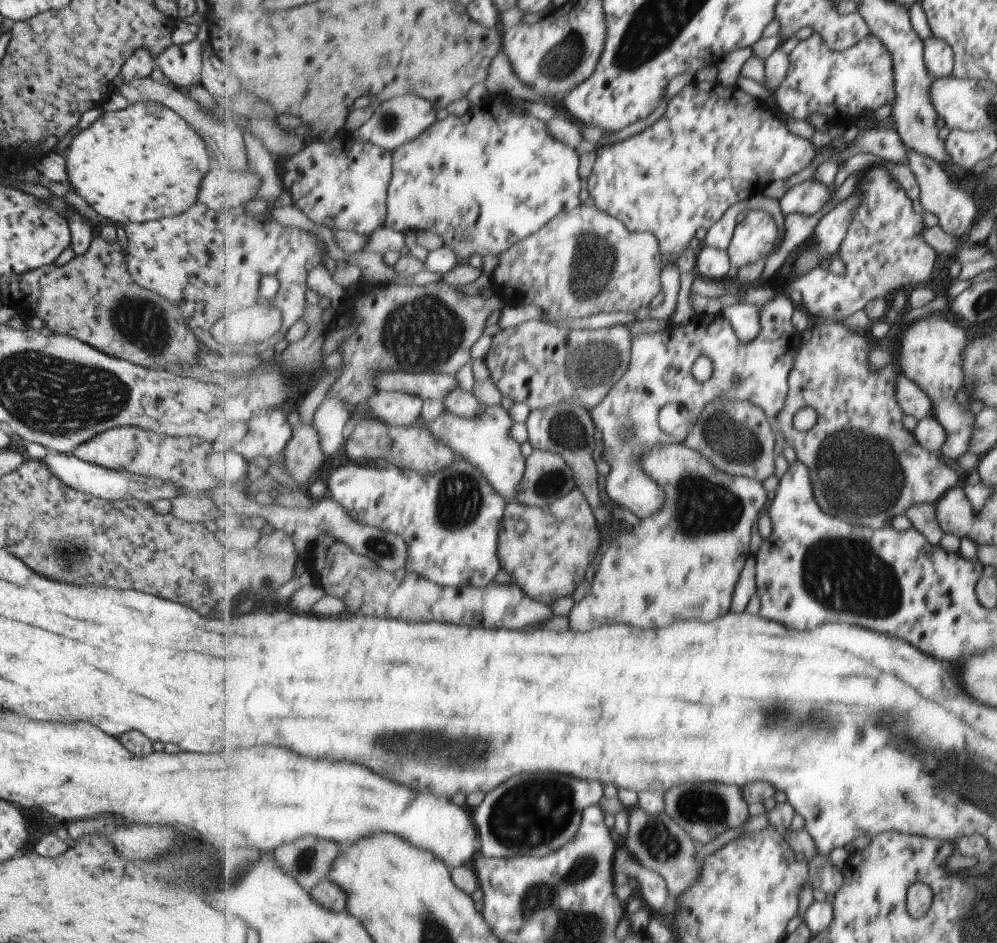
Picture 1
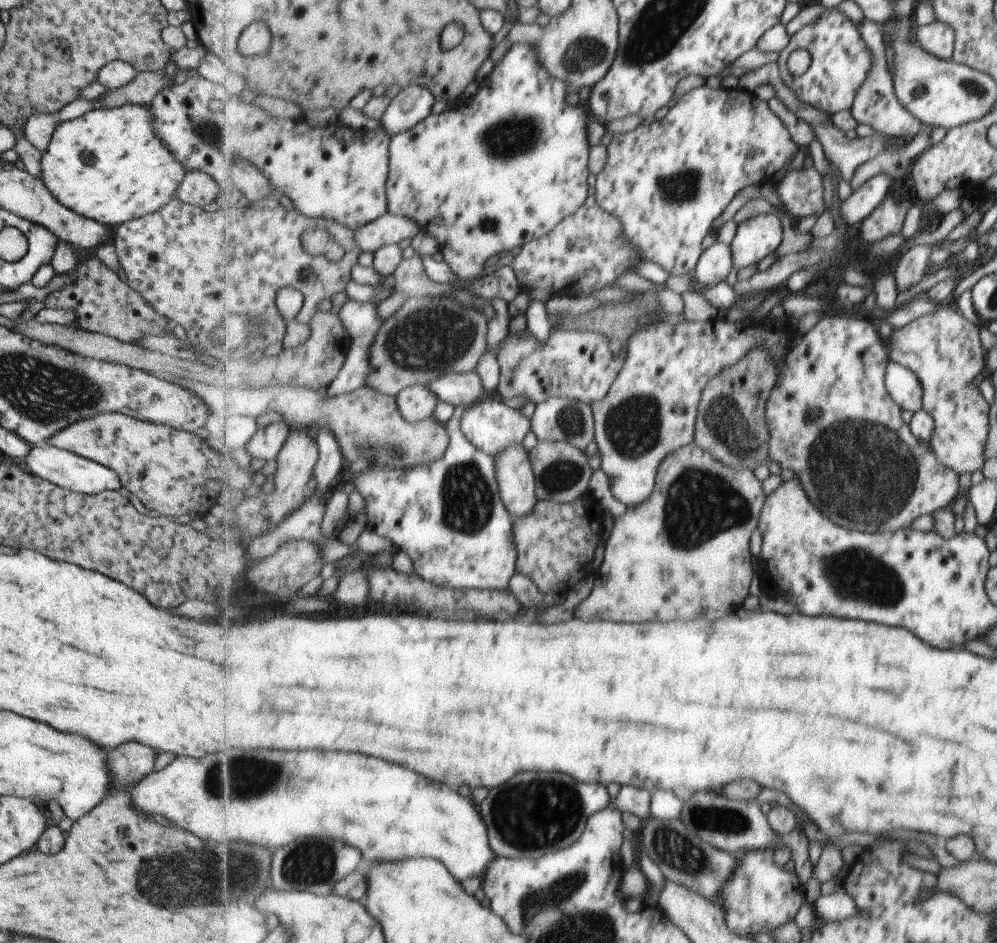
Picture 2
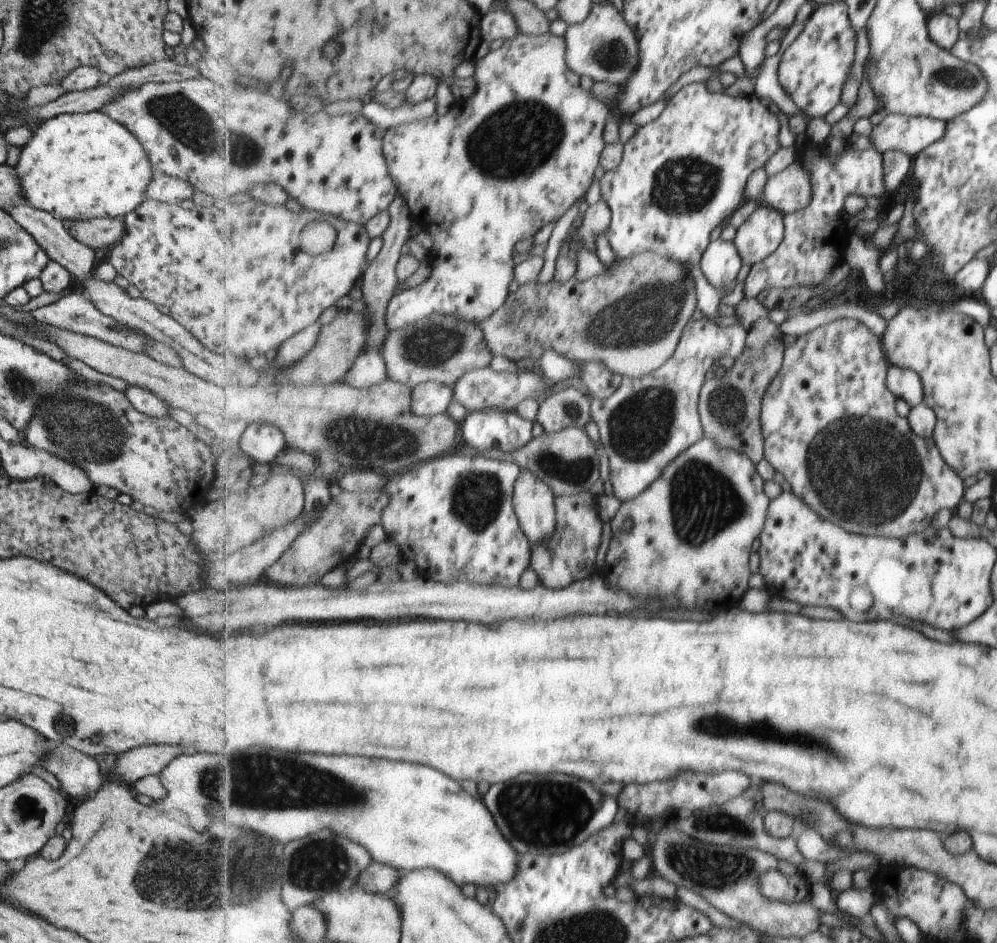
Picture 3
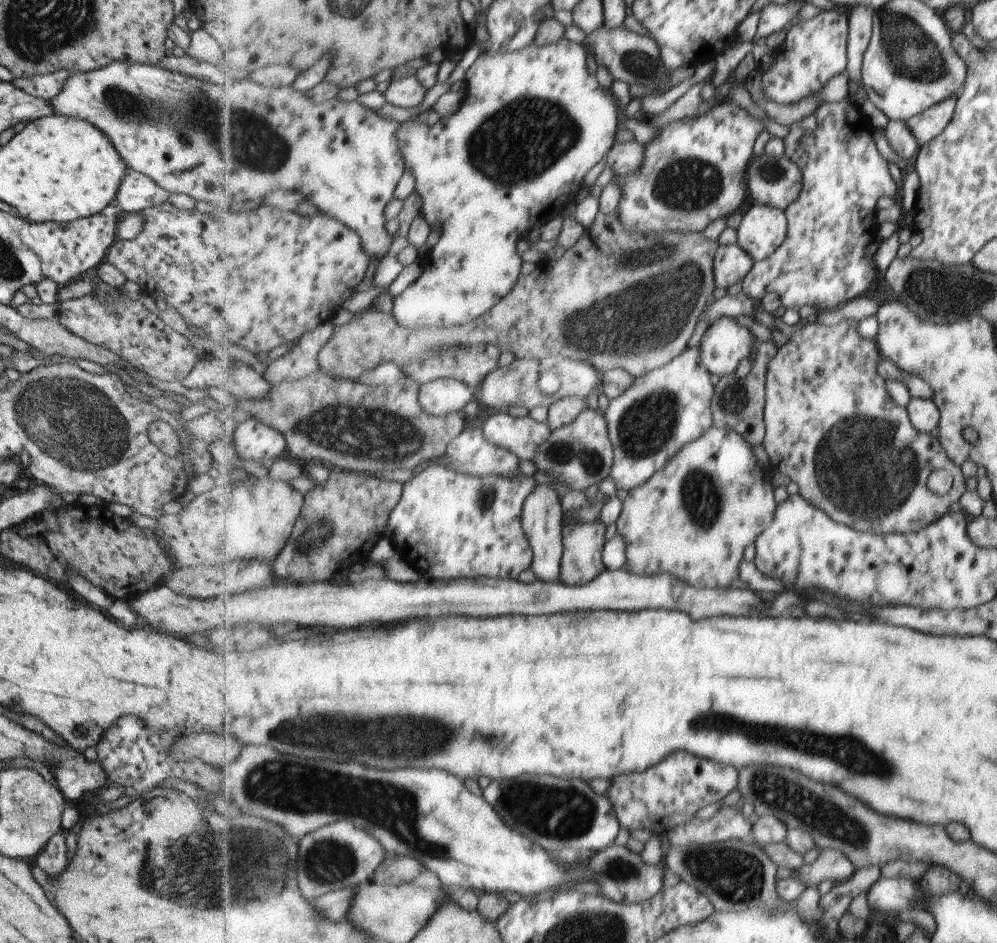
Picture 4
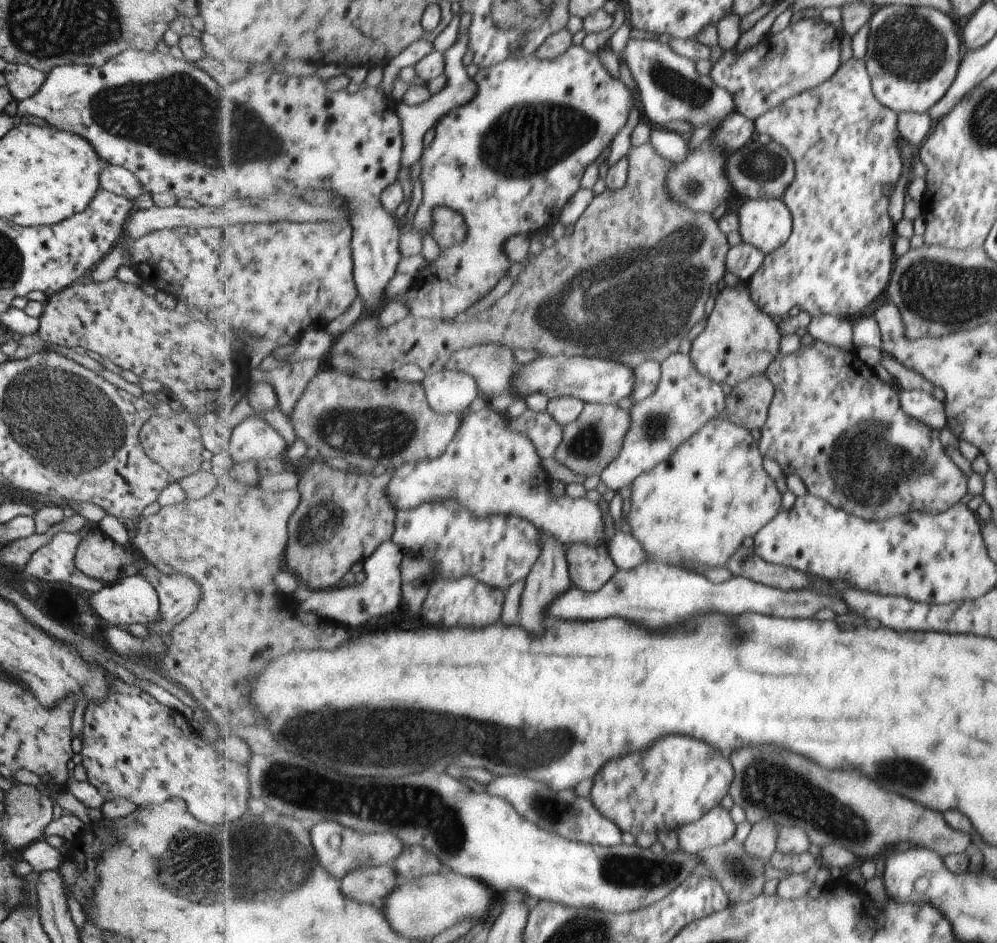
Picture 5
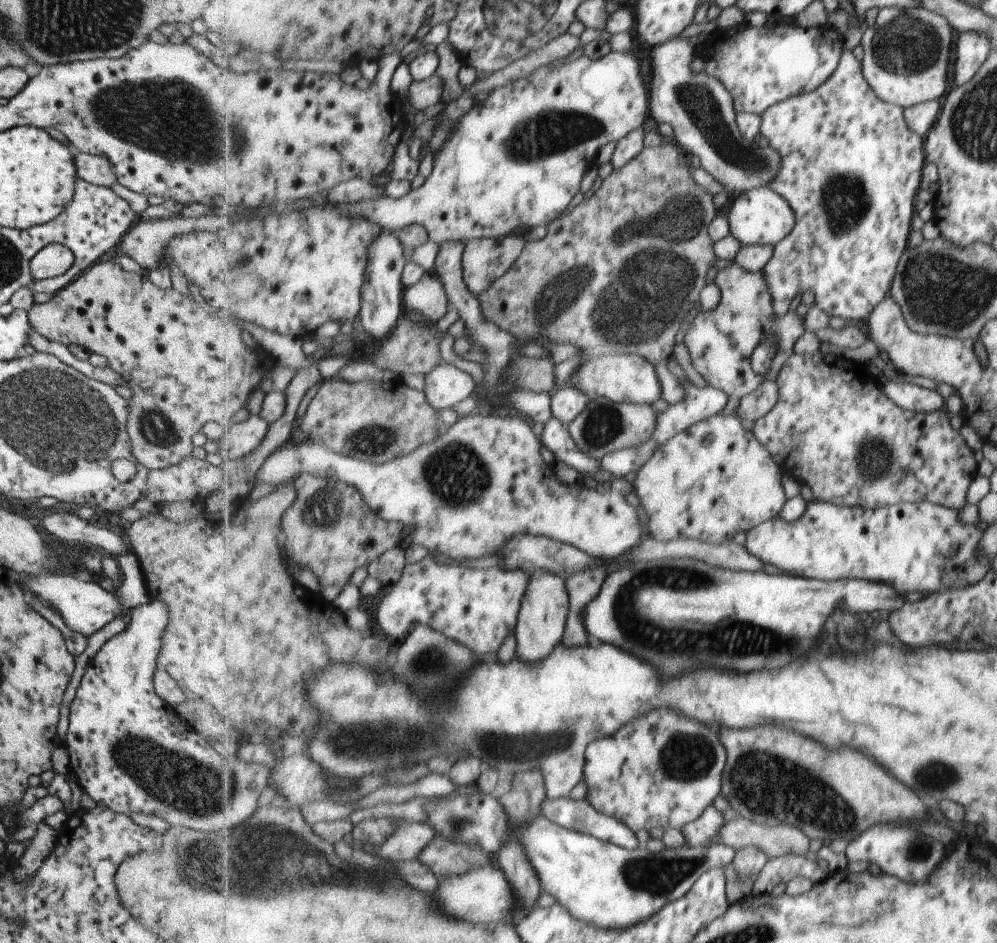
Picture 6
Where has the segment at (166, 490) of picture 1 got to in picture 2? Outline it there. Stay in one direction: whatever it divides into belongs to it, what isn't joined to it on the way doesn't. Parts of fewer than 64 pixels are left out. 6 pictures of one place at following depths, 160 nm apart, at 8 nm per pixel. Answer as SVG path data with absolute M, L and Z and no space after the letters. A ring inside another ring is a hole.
M48 443L40 444L36 447L36 454L19 462L23 464L26 470L32 470L40 478L49 480L51 483L73 493L97 495L104 491L118 491L122 487L121 480L115 470L73 452L57 449Z

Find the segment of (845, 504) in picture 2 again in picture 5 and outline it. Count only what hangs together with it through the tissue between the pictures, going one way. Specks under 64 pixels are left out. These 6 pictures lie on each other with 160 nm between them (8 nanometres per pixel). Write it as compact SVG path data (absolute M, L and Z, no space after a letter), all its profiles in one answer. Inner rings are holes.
M816 340L812 346L802 346L793 354L781 354L778 356L778 359L774 360L774 364L770 366L766 375L777 386L777 396L770 410L767 427L762 431L763 435L759 440L762 453L765 454L765 458L777 461L786 476L792 474L801 477L809 493L828 500L836 508L842 508L846 512L850 512L850 514L862 516L867 520L886 520L886 518L902 516L902 514L913 512L914 510L932 513L945 512L950 506L954 507L956 502L960 502L962 496L966 494L966 476L960 474L960 470L944 454L942 444L938 440L940 430L930 428L929 425L923 424L916 418L906 414L898 404L896 390L892 390L891 386L886 386L886 382L880 380L878 372L873 366L865 362L856 347L852 350L846 350L846 348L838 348L838 346L832 346L832 344L827 344L822 340ZM894 496L898 496L900 502L894 502ZM890 502L894 502L894 510L886 512L886 504L890 504Z

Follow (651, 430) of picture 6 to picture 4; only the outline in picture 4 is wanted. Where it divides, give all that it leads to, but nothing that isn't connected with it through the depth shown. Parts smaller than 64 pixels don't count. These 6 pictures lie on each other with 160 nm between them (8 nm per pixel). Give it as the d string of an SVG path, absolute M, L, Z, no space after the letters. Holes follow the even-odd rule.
M586 409L576 422L554 431L552 436L539 446L532 462L537 465L537 471L544 472L552 481L562 482L572 491L588 490L594 484L608 487L615 463L615 446L605 412Z

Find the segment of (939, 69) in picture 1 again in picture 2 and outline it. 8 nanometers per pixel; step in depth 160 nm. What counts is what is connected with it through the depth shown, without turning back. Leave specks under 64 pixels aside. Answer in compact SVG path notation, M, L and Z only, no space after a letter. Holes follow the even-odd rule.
M933 21L915 27L916 42L932 56L950 60L953 57L955 32L947 24Z

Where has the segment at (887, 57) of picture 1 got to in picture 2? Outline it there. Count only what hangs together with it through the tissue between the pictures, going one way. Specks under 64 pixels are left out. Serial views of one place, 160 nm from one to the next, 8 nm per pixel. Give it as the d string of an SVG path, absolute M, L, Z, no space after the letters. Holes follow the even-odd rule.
M836 8L824 12L816 22L798 31L788 48L783 50L779 63L785 83L803 103L835 116L844 111L852 112L859 92L866 86L875 67L875 52L855 22L840 8ZM800 48L810 52L812 62L803 75L794 76L788 68L788 60L792 52Z

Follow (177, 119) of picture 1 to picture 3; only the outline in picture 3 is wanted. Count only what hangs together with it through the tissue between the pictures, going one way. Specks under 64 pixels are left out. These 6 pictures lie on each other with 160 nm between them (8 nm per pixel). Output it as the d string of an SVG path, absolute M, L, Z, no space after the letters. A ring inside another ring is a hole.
M100 110L87 113L66 113L47 119L34 130L32 137L21 147L21 149L20 161L14 168L15 175L18 175L19 178L19 187L23 188L23 195L27 200L27 204L35 209L49 212L53 217L56 217L63 222L88 219L124 218L128 213L136 210L144 201L146 201L146 191L154 176L153 164L150 162L145 148L138 140L138 137L135 137L126 126L120 124L117 120L114 120L111 116L108 116L105 112Z

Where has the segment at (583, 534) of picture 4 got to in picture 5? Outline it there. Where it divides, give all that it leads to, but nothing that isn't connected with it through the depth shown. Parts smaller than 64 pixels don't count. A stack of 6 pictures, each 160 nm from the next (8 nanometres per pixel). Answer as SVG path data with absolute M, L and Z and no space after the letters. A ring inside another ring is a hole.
M574 544L567 554L574 585L584 591L602 590L620 570L607 544L600 544L598 548Z

